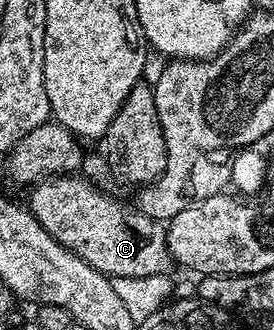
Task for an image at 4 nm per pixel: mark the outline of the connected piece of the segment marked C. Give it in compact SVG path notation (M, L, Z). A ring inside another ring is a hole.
M61 175L45 179L31 190L32 214L42 223L45 231L64 249L77 253L83 261L99 273L113 277L149 277L159 273L167 274L168 268L173 268L174 258L168 247L168 230L161 222L148 217L145 213L133 211L124 217L124 209L112 197L107 197L96 185L91 185L81 175Z

